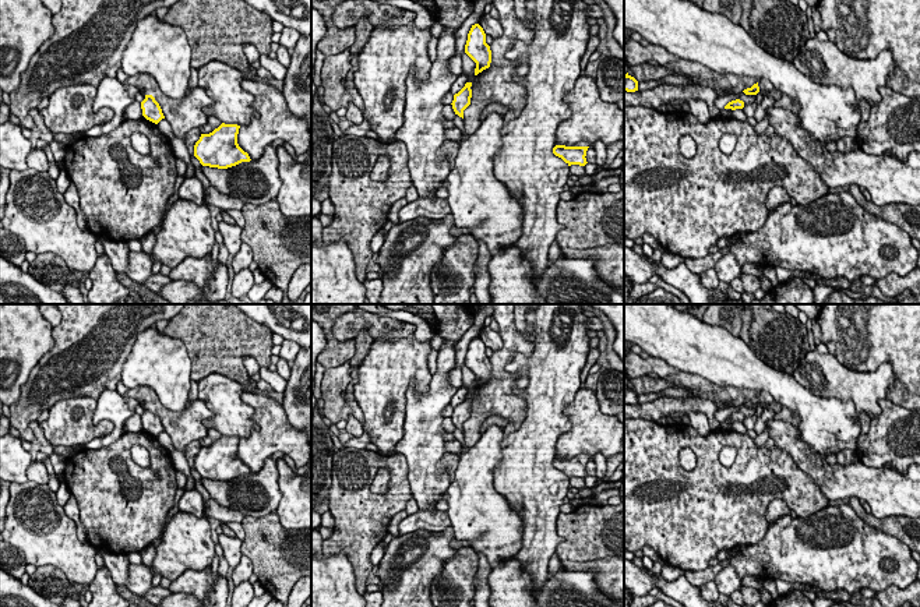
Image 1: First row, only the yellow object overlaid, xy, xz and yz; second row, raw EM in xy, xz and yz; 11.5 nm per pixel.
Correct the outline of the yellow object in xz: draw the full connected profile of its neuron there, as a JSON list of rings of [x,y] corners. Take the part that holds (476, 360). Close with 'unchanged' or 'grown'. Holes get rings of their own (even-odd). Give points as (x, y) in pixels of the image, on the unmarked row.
[[[479,336],[472,338],[468,346],[465,366],[476,375],[475,388],[490,380],[491,363],[486,356],[486,346]]]; unchanged

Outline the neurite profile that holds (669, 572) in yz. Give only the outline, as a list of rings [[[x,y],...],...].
[[[663,562],[662,572],[659,578],[665,580],[676,580],[677,578],[683,576],[685,571],[673,567],[672,564]]]

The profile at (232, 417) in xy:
[[[211,373],[198,381],[198,399],[204,400],[207,407],[214,412],[211,421],[214,428],[225,437],[247,438],[251,430],[258,430],[253,420],[254,409],[242,399],[243,385],[223,374]]]

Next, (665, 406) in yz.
[[[660,396],[653,402],[627,405],[624,403],[624,419],[644,419],[658,421],[660,417],[672,417],[678,424],[688,417],[690,412],[705,413],[711,430],[720,428],[720,423],[715,419],[715,413],[720,410],[725,403],[716,403],[699,396],[692,398],[672,398]]]

